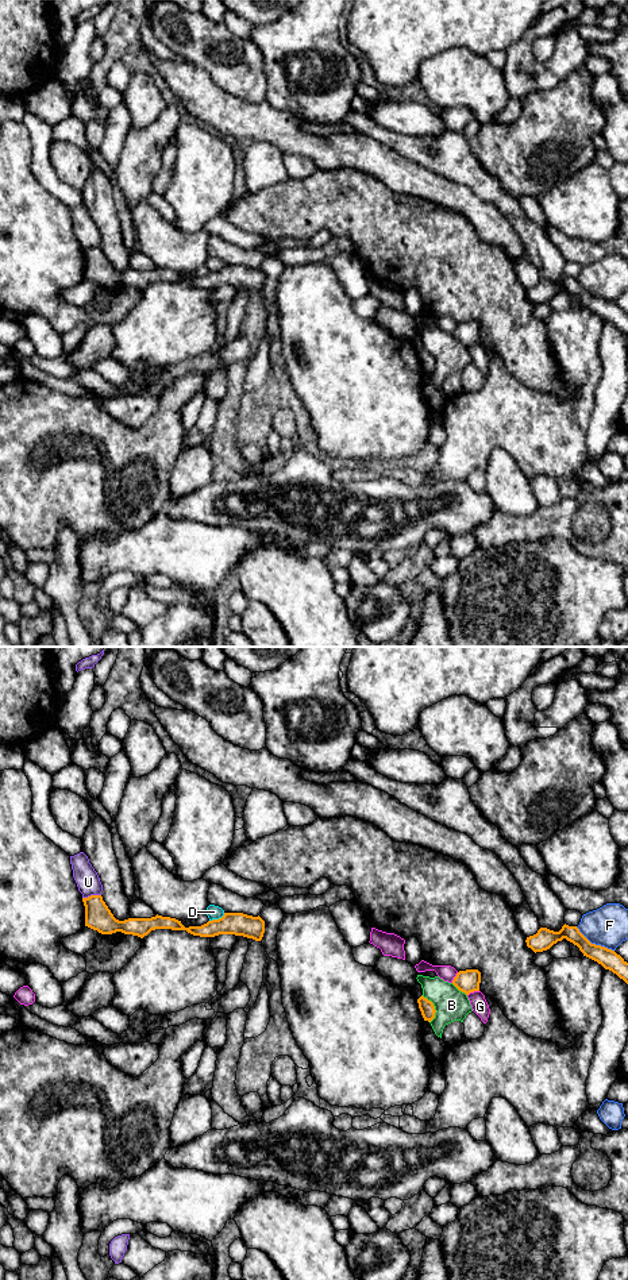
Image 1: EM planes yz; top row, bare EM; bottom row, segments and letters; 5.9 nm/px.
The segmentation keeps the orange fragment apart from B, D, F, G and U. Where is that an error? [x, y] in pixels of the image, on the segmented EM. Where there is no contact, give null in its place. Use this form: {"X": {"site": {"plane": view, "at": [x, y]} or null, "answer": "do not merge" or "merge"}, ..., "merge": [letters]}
{"B": {"site": {"plane": "yz", "at": [434, 1007]}, "answer": "do not merge"}, "D": {"site": {"plane": "yz", "at": [216, 920]}, "answer": "do not merge"}, "F": {"site": {"plane": "yz", "at": [594, 944]}, "answer": "do not merge"}, "G": {"site": {"plane": "yz", "at": [473, 991]}, "answer": "do not merge"}, "U": {"site": {"plane": "yz", "at": [91, 895]}, "answer": "do not merge"}, "merge": []}

